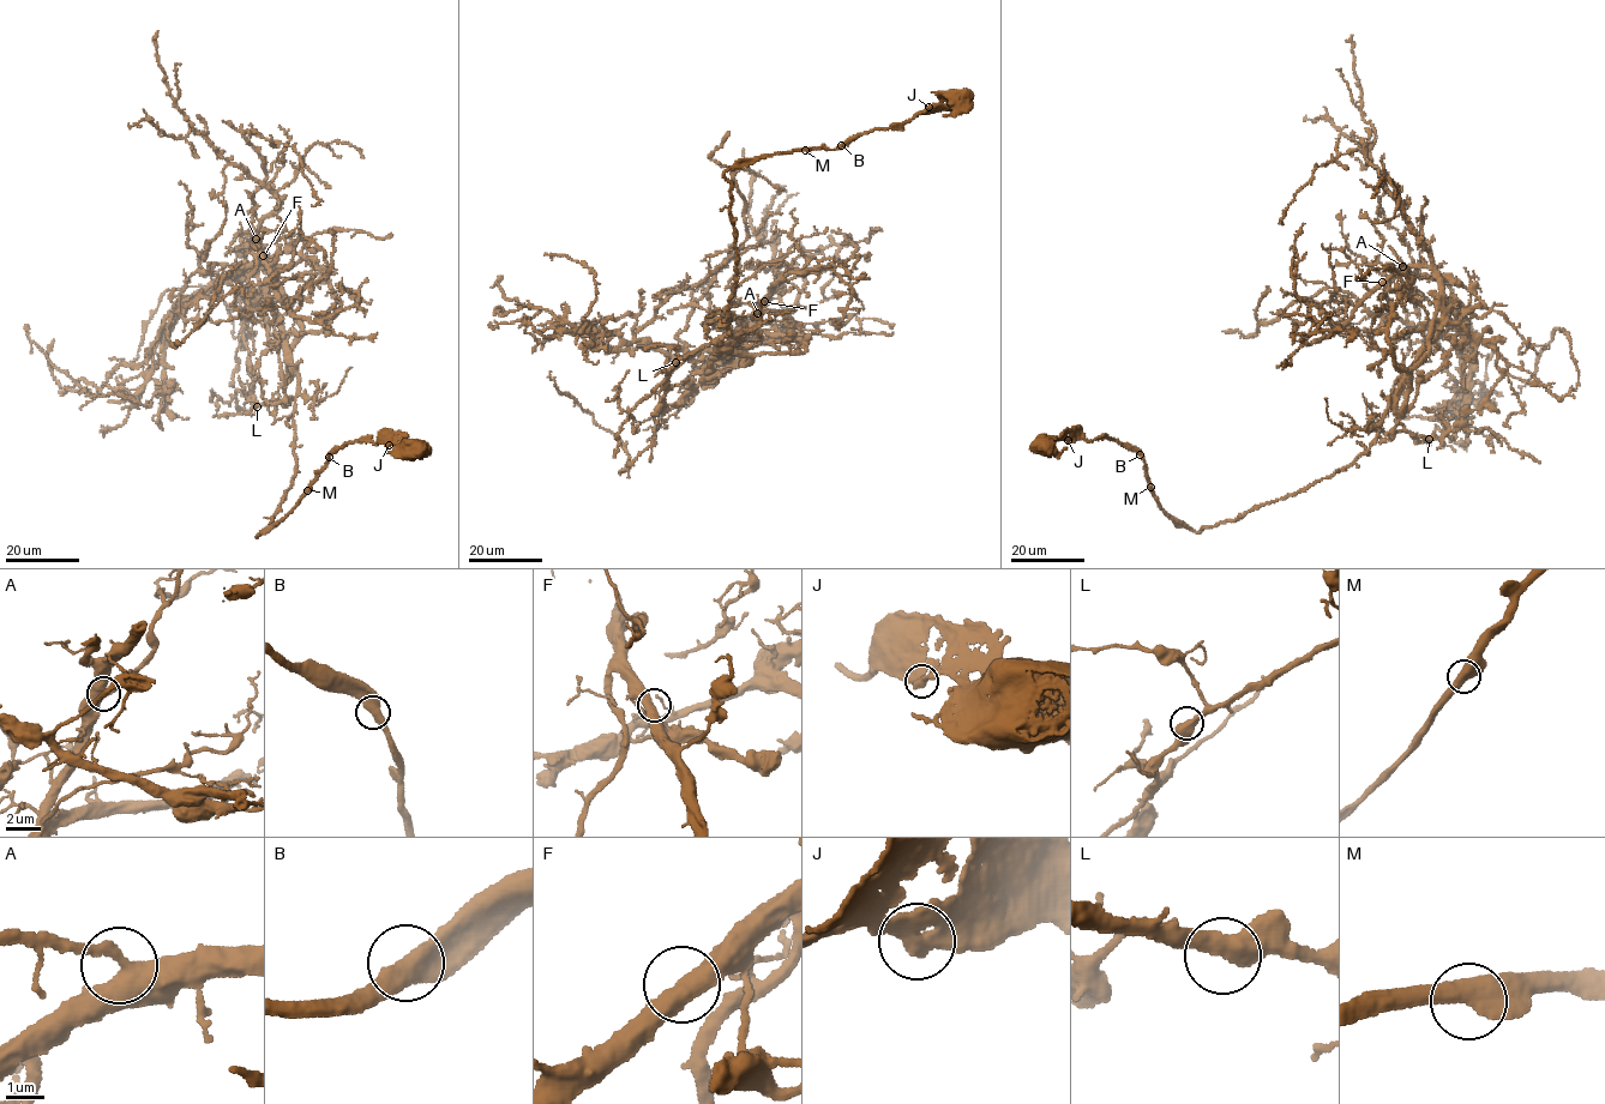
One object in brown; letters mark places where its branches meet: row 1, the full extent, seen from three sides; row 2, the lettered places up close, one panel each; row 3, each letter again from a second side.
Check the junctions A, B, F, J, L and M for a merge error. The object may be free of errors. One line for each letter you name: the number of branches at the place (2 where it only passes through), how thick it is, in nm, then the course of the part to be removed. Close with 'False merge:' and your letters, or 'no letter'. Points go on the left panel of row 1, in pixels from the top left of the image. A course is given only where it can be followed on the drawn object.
False merge: no letter

